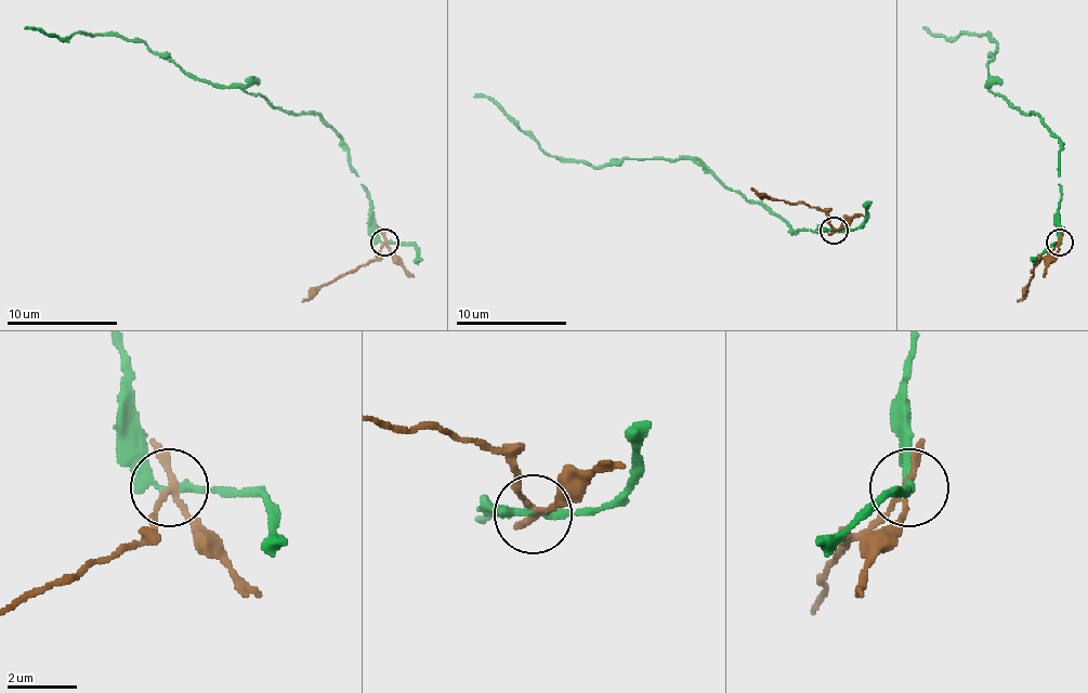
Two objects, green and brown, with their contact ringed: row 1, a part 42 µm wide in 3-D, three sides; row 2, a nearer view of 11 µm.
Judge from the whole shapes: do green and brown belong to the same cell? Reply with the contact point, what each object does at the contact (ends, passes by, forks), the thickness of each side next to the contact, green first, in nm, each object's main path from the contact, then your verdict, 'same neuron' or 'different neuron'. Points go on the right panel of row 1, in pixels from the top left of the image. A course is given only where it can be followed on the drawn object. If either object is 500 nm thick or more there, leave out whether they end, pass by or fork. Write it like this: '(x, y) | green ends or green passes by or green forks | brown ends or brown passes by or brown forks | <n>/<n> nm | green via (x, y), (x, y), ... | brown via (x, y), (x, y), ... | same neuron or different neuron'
(1060, 243) | green passes by | brown forks | 220/160 nm | green via (1059, 243), (1059, 141), (1034, 113), (1020, 110), (987, 88), (995, 44), (987, 36), (934, 36), (927, 27) | brown via (1059, 243), (1039, 259), (1018, 301) | different neuron

